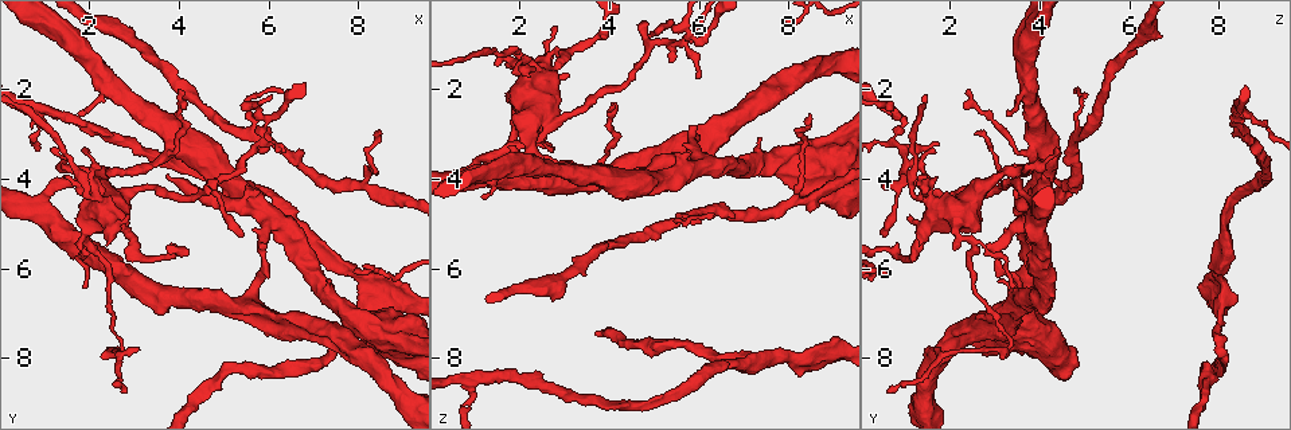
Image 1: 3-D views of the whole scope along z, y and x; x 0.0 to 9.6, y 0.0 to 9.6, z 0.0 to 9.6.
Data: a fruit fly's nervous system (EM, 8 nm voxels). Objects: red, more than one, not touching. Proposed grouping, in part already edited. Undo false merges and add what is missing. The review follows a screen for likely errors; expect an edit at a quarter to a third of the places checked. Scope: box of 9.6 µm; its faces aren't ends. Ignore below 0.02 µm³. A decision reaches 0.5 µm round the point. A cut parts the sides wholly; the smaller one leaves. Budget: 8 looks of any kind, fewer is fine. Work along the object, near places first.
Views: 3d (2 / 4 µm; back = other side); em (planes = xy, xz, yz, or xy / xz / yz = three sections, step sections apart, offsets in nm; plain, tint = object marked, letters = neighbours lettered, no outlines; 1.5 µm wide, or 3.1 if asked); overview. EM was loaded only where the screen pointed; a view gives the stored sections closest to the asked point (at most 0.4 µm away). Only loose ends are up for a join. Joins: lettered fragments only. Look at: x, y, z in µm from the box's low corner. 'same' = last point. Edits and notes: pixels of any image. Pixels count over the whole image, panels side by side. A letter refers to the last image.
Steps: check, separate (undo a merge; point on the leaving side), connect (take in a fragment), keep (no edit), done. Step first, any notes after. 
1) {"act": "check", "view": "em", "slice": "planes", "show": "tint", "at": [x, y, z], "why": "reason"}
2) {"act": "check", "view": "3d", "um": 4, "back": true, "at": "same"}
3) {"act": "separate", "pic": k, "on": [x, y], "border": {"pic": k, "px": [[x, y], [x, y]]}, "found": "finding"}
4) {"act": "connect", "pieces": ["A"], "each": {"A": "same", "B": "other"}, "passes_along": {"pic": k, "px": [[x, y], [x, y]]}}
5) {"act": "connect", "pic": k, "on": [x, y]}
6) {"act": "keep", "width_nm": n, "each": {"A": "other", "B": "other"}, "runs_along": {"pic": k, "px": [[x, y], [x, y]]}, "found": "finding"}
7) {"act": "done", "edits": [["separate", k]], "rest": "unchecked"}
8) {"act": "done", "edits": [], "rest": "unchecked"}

{"act": "check", "view": "3d", "um": 2, "at": [6.30, 1.95, 4.75], "why": "thin end"}

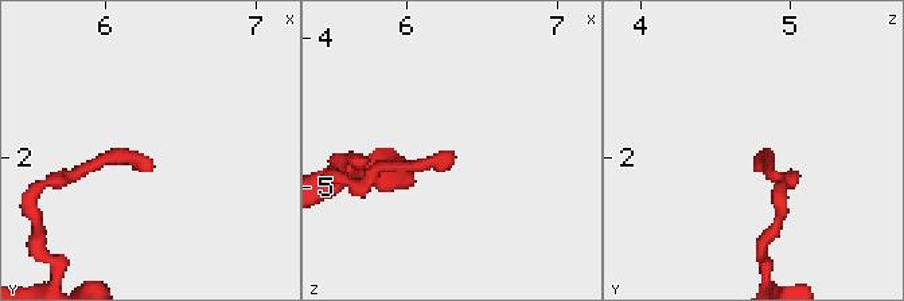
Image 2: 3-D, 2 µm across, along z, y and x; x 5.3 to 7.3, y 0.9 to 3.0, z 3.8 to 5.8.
{"act": "check", "view": "em", "slice": "planes", "show": "letters", "at": [6.30, 2.00, 4.78], "why": "shape alone is not enough"}

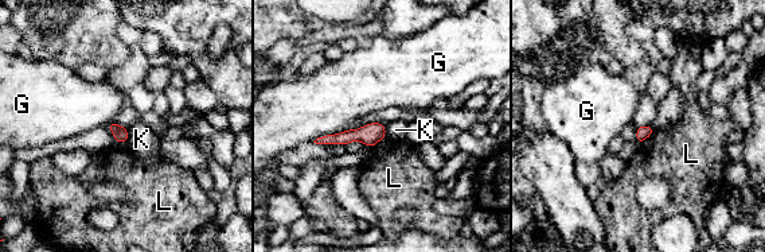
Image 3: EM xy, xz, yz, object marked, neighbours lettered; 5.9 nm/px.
{"act": "keep", "each": {"G": "other", "K": "other", "L": "other"}, "found": "none of them fits"}

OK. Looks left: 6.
{"act": "check", "view": "3d", "um": 2, "at": [0.95, 2.40, 8.45], "why": "three-way junction"}

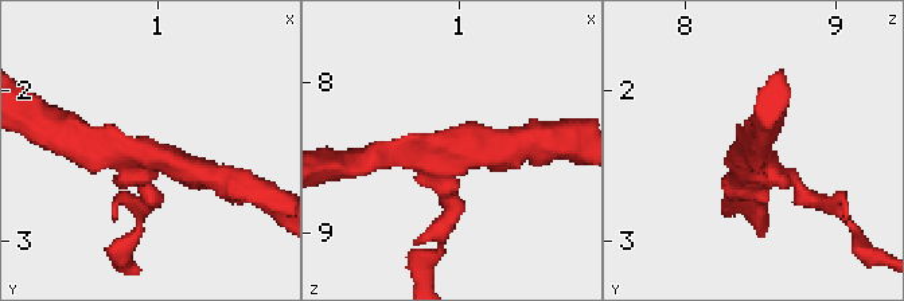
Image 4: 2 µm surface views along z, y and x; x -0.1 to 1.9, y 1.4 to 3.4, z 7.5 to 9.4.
{"act": "check", "view": "em", "slice": "planes", "show": "letters", "at": [0.98, 2.48, 8.48]}

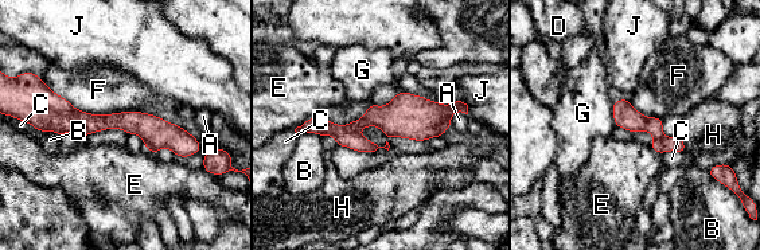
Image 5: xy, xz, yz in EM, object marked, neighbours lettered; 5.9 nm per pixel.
{"act": "separate", "pic": 5, "on": [665, 144], "width_nm": 150, "each": {"A": "other", "B": "other", "C": "other", "D": "other", "E": "other", "F": "other", "G": "other", "H": "other", "J": "other"}, "border": {"pic": 5, "px": [[663, 136], [655, 140]]}, "found": "two cells meet here"}

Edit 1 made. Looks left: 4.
{"act": "check", "view": "overview", "why": "see it whole again"}

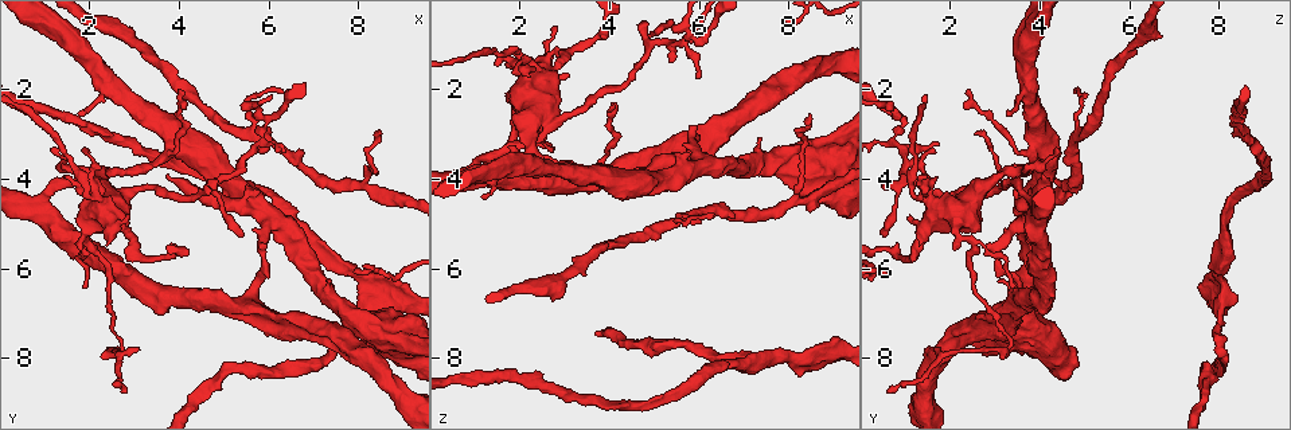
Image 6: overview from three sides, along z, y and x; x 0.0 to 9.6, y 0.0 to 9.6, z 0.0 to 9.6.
{"act": "check", "view": "3d", "um": 4, "at": [0.85, 4.70, 3.95], "why": "branch point"}

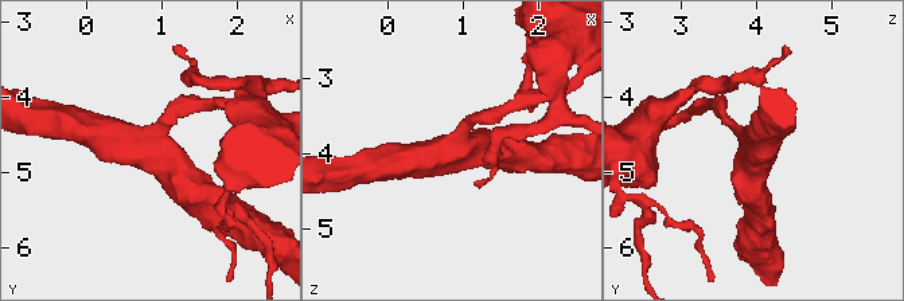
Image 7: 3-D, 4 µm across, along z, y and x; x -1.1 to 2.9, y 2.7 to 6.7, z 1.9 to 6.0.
{"act": "check", "view": "em", "slice": "xz", "step": 4, "show": "tint", "at": [0.75, 4.70, 4.00], "why": "now the EM"}

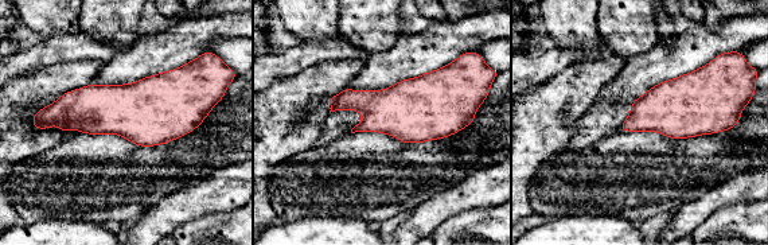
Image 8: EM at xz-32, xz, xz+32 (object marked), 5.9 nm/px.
{"act": "check", "view": "em", "slice": "planes", "show": "letters", "at": "same", "why": "cut it another way"}

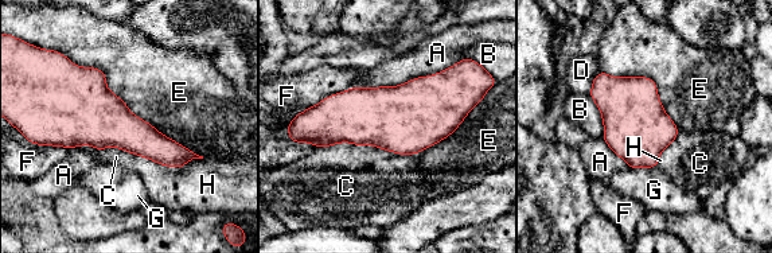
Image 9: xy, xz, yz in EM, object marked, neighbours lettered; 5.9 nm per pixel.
{"act": "keep", "width_nm": 400, "each": {"A": "other", "B": "other", "C": "other", "D": "other", "E": "other", "F": "other", "G": "other", "H": "other"}, "border": {"pic": 9, "px": [[588, 94], [601, 117], [601, 137]]}, "found": "continuous, no second cell"}

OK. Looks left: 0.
{"act": "done", "edits": [["separate", 5]], "rest": "unchecked"}

